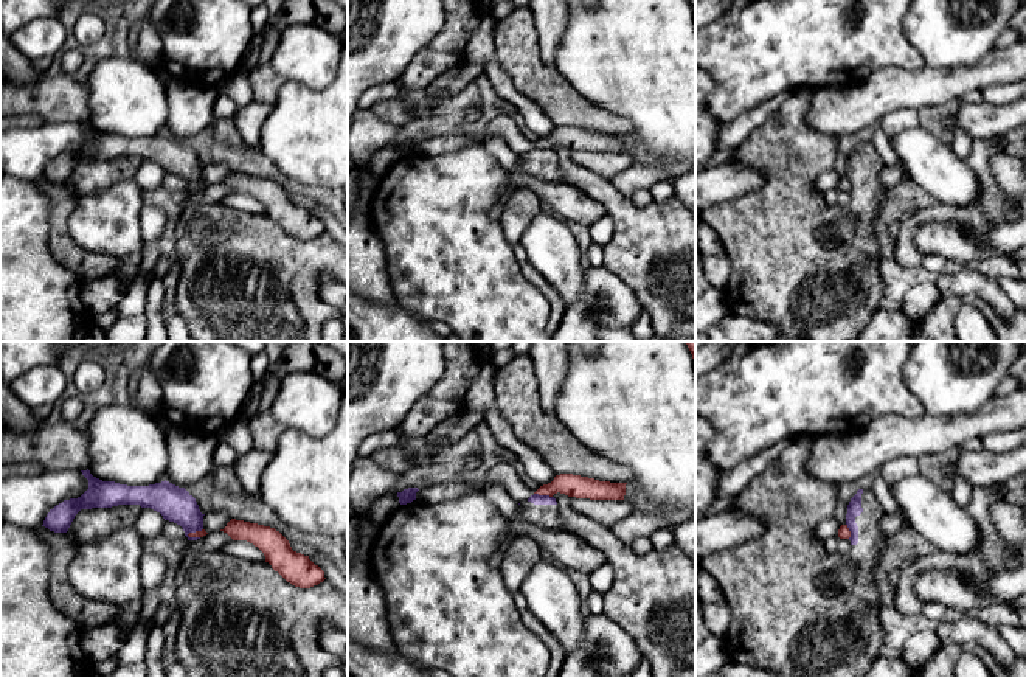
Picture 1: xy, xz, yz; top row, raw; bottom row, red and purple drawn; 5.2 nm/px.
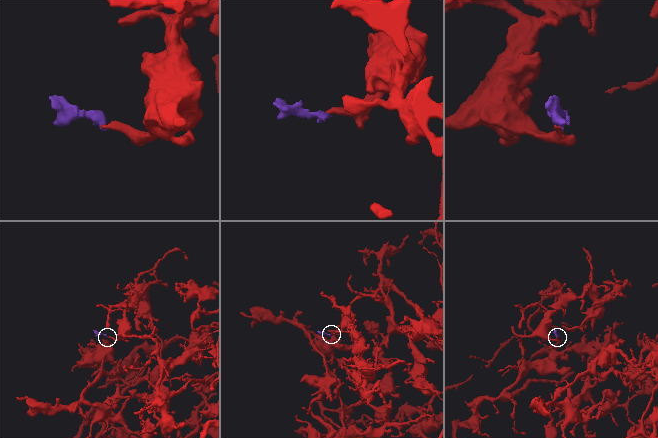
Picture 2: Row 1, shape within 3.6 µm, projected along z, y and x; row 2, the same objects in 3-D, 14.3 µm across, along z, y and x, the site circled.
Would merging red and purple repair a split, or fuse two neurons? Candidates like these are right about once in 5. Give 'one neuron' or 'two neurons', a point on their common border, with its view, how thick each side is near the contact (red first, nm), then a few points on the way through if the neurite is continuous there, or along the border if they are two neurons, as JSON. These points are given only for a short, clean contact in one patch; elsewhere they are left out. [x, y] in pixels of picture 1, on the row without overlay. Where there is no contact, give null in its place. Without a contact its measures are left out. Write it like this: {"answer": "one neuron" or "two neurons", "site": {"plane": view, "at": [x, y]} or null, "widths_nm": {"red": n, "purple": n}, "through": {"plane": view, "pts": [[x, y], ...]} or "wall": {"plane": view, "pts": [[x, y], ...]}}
{"answer": "two neurons", "site": {"plane": "xz", "at": [544, 146]}, "widths_nm": {"red": 120, "purple": 60}, "wall": {"plane": "xz", "pts": [[534, 145], [551, 149]]}}

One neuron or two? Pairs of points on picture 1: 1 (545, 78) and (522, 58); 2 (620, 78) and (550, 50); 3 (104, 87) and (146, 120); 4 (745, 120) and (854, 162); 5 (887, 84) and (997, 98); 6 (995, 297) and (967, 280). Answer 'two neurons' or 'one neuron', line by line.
1: one neuron
2: two neurons
3: one neuron
4: two neurons
5: two neurons
6: one neuron

